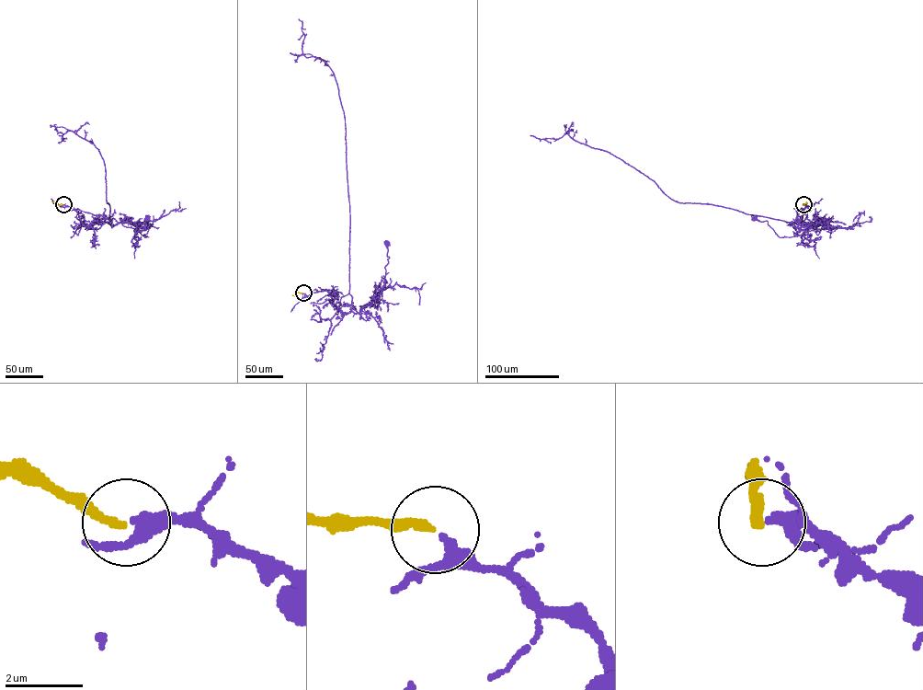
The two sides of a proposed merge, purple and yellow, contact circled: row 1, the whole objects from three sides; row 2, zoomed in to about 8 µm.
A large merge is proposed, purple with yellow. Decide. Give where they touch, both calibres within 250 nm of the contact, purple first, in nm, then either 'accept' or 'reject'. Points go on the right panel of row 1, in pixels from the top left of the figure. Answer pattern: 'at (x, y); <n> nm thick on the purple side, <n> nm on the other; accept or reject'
at (803, 204); 280 nm thick on the purple side, 200 nm on the other; accept

